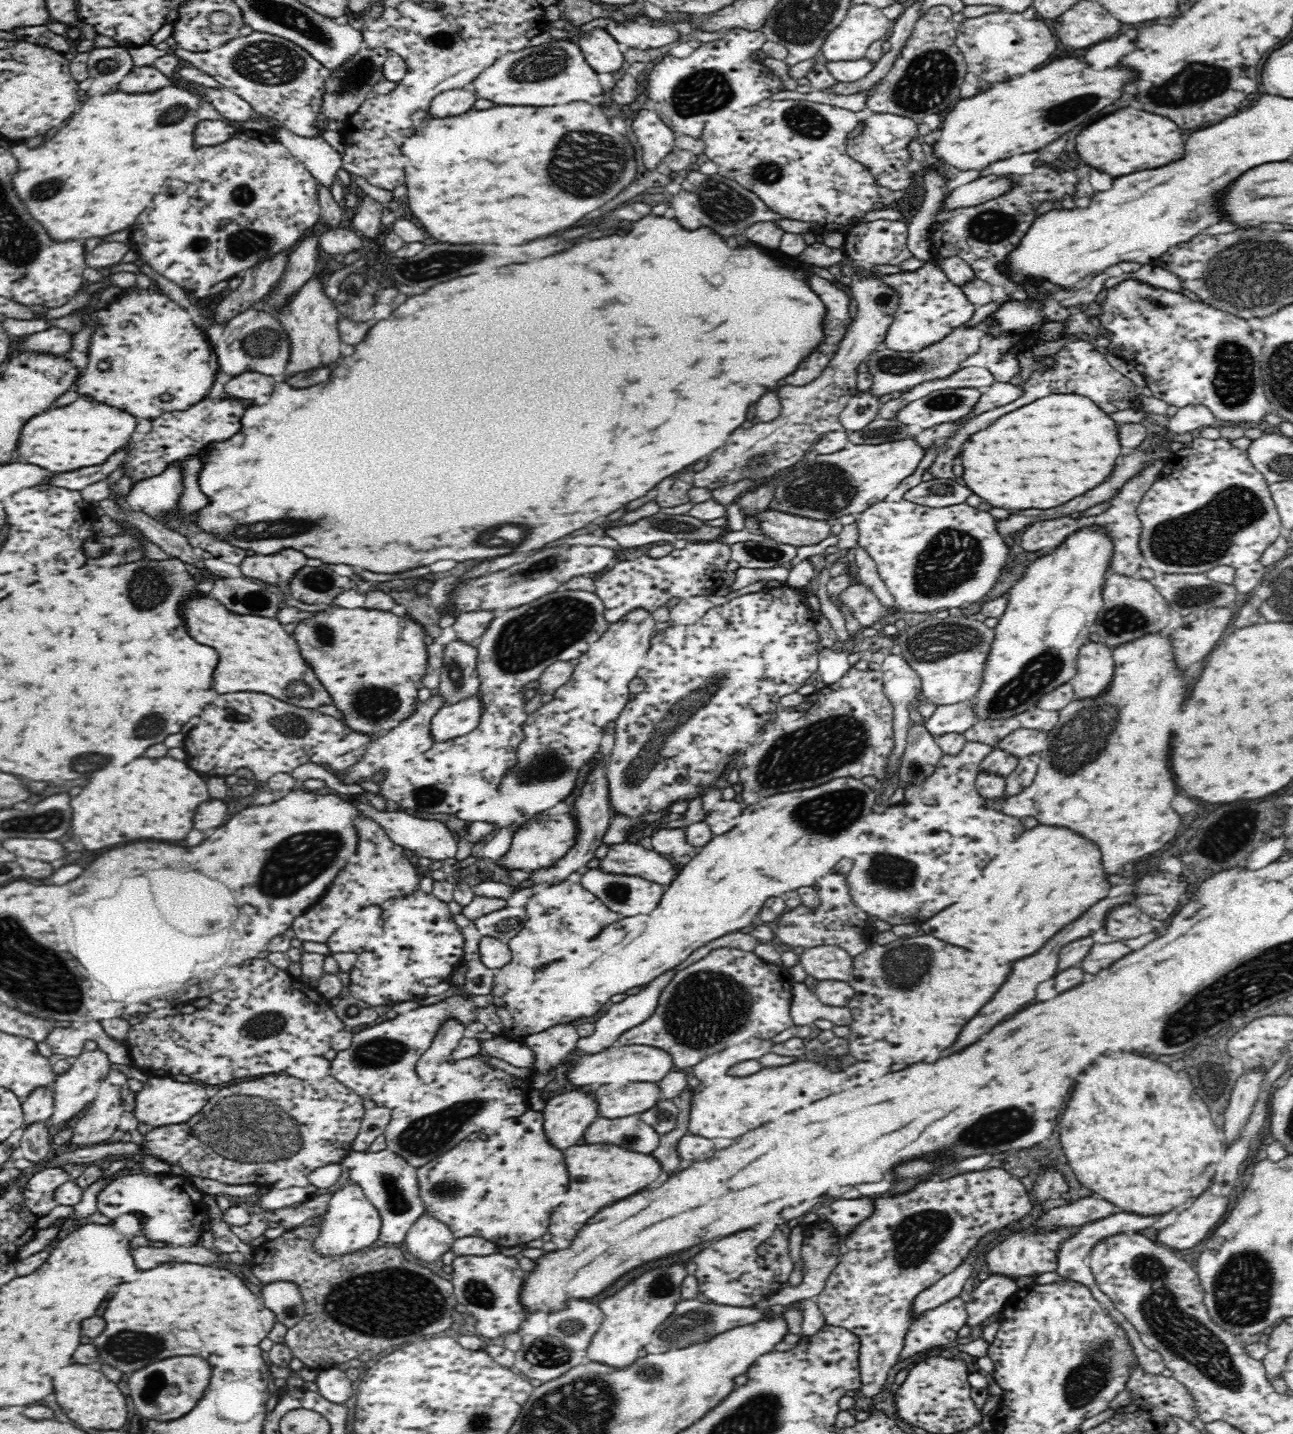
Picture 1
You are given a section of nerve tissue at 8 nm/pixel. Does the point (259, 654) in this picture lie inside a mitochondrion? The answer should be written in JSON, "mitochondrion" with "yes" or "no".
{"mitochondrion":"no"}

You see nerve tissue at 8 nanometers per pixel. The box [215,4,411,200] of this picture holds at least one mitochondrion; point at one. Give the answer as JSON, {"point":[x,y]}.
{"point":[277,64]}

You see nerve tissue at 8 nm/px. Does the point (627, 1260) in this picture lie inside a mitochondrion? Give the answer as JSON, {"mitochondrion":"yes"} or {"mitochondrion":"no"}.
{"mitochondrion":"no"}

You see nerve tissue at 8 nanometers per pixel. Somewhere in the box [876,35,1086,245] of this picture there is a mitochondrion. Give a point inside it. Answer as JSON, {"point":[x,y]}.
{"point":[928,81]}

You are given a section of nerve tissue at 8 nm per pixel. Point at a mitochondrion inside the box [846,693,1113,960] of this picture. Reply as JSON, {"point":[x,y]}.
{"point":[892,873]}

